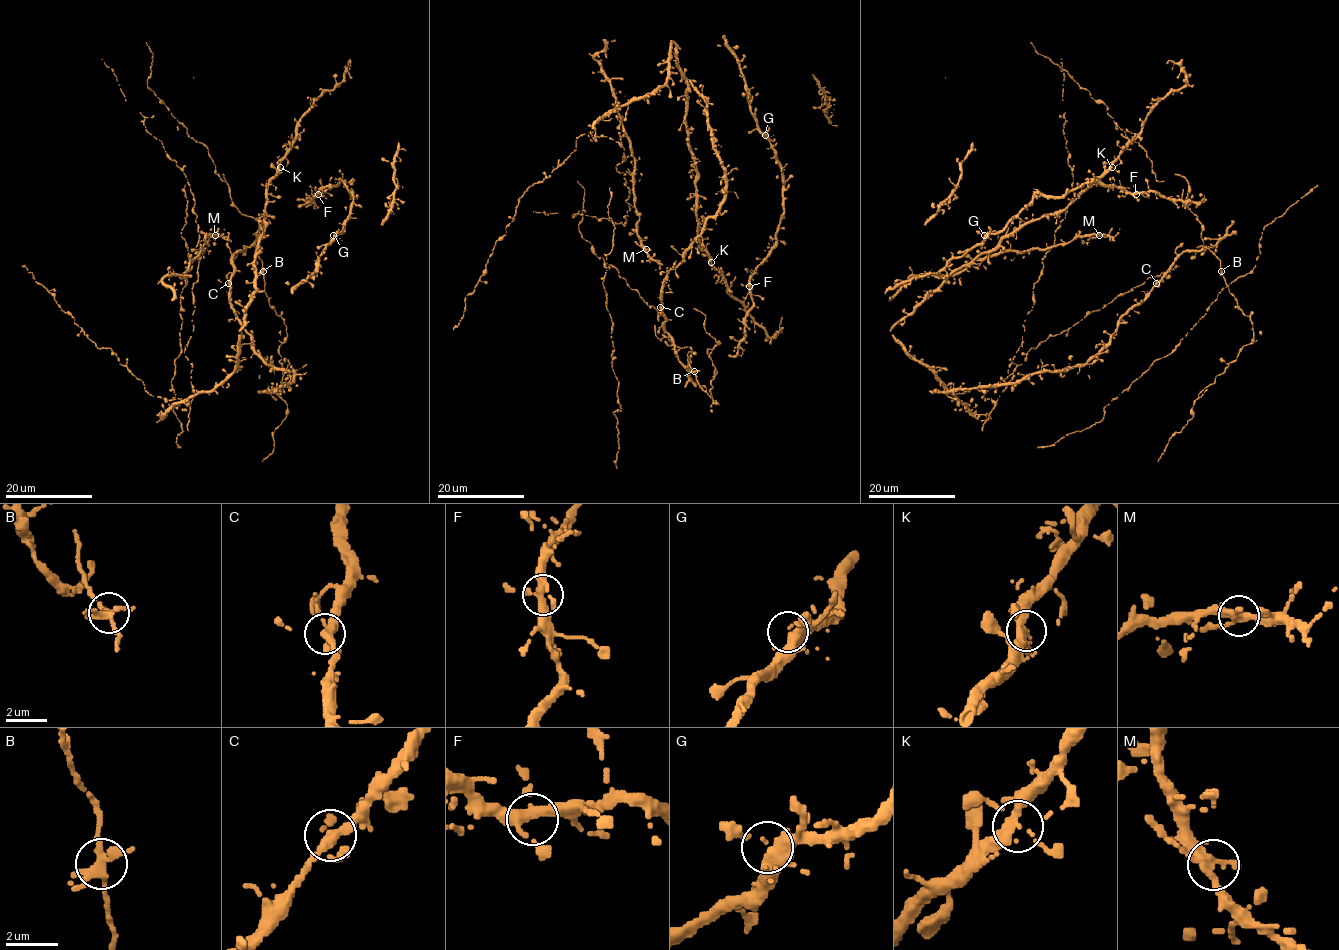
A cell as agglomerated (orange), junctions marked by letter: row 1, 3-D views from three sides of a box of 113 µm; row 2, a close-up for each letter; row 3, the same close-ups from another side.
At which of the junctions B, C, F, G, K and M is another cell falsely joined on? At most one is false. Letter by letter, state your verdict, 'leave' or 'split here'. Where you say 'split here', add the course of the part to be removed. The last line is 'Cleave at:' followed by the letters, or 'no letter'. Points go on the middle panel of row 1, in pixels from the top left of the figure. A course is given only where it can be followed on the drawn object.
B: leave
C: leave
F: leave
G: leave
K: leave
M: leave
Cleave at: no letter

